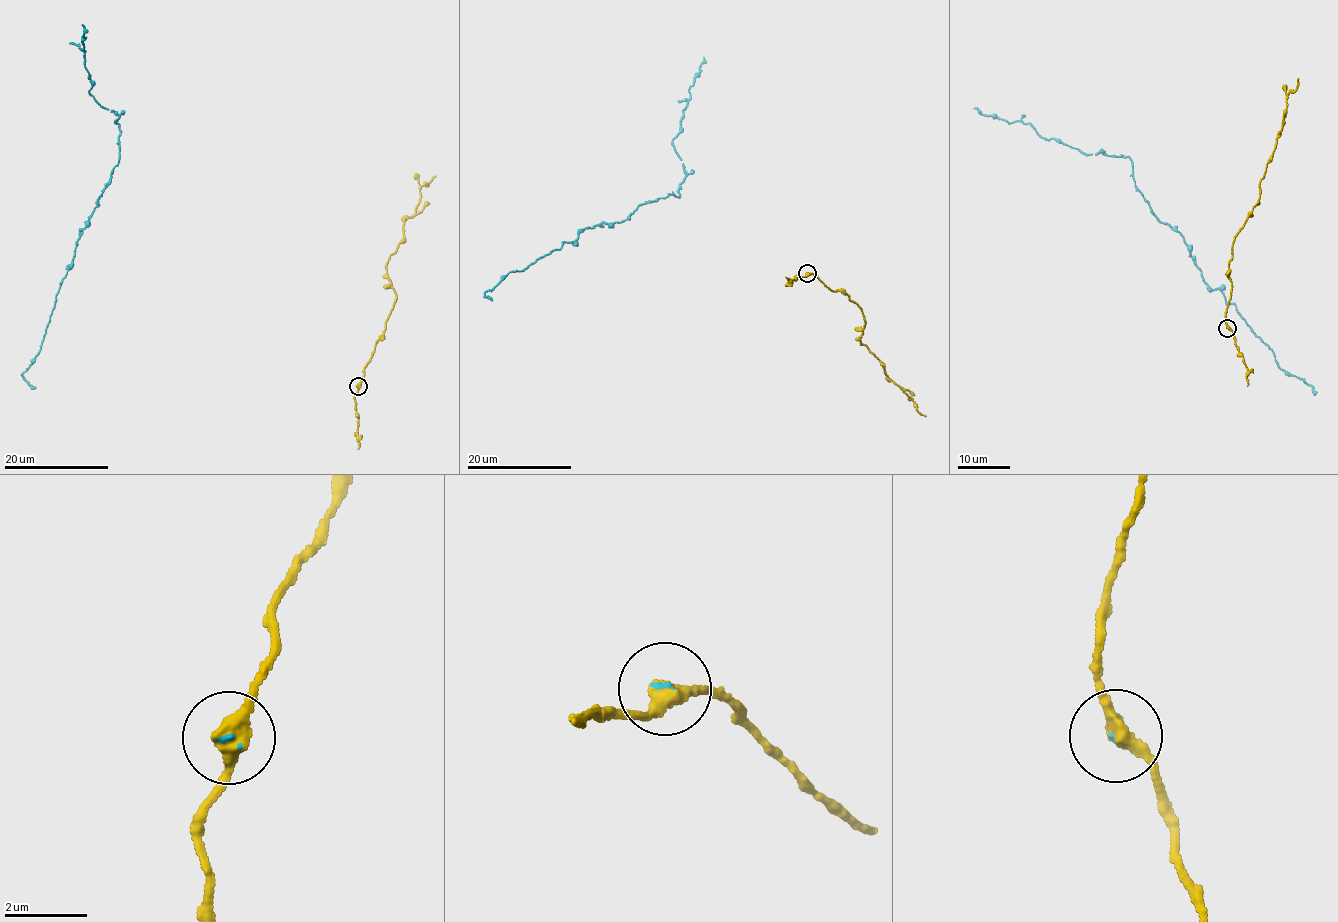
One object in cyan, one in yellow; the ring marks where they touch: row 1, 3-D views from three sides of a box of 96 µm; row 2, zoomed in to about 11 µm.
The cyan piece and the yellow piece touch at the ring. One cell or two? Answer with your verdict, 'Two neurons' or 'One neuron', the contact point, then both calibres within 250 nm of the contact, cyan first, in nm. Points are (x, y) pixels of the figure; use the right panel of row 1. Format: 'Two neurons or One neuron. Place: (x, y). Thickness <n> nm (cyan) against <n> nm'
One neuron. Place: (1227, 328). Thickness 80 nm (cyan) against 360 nm

